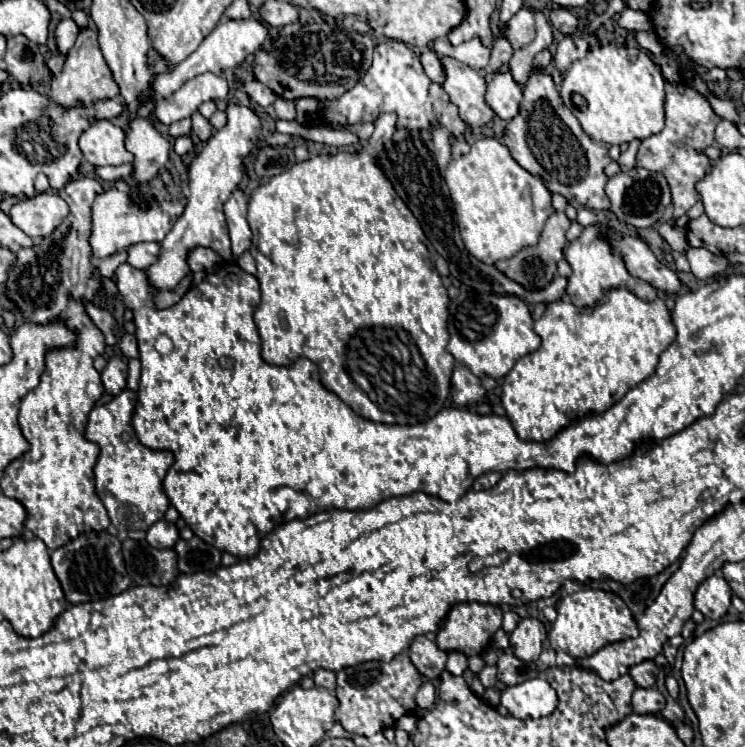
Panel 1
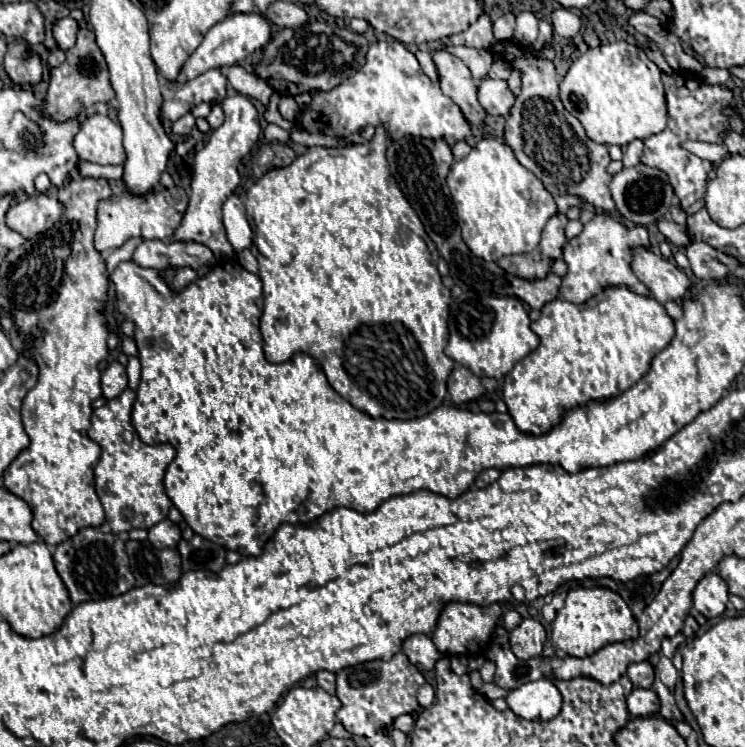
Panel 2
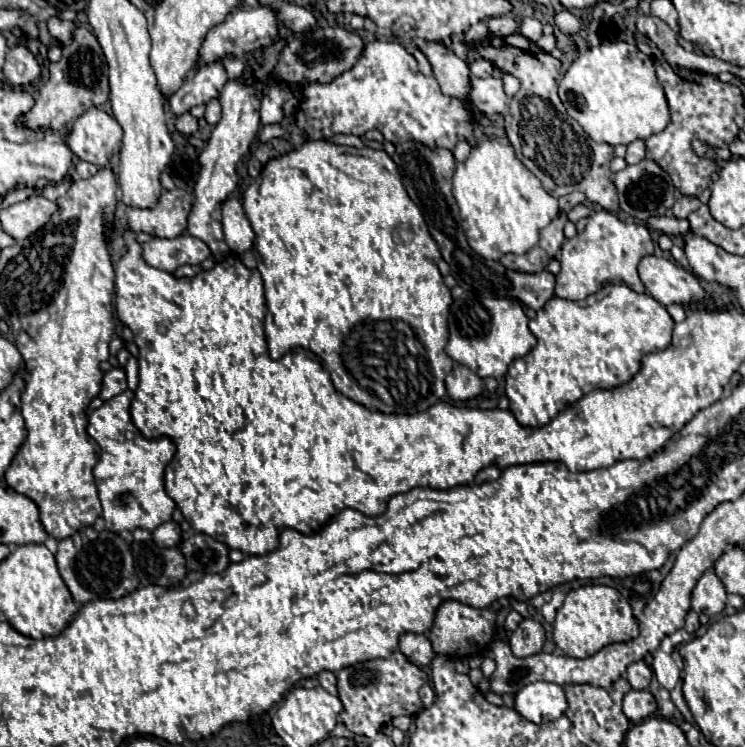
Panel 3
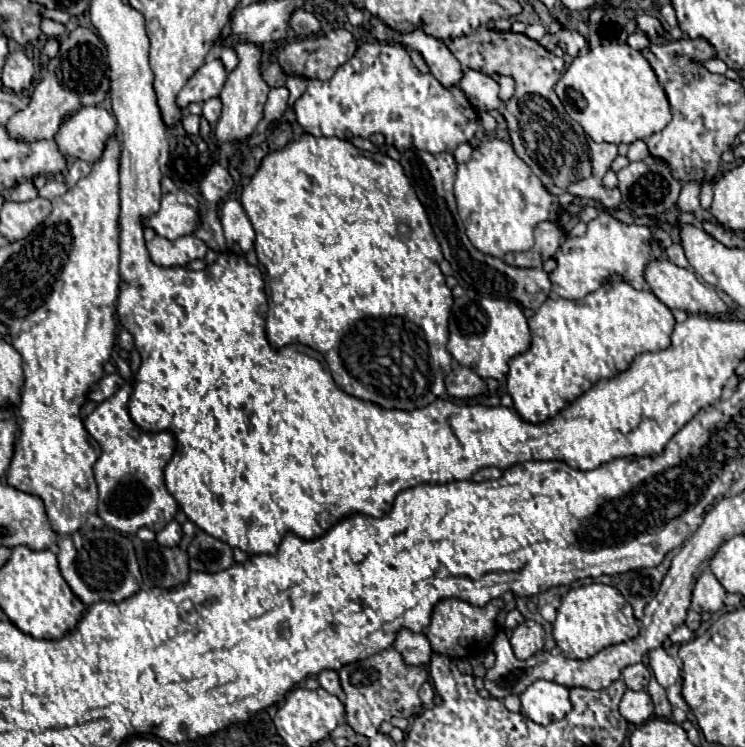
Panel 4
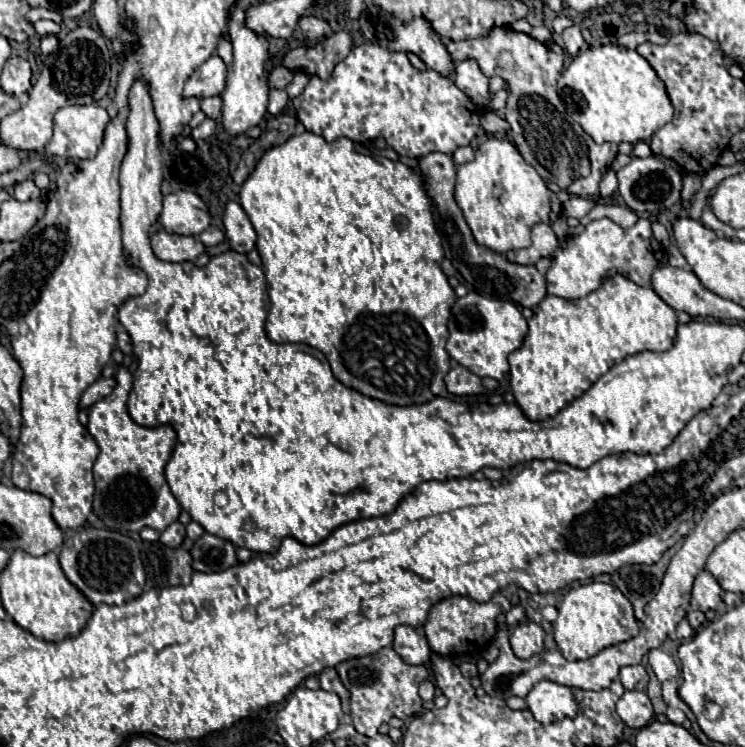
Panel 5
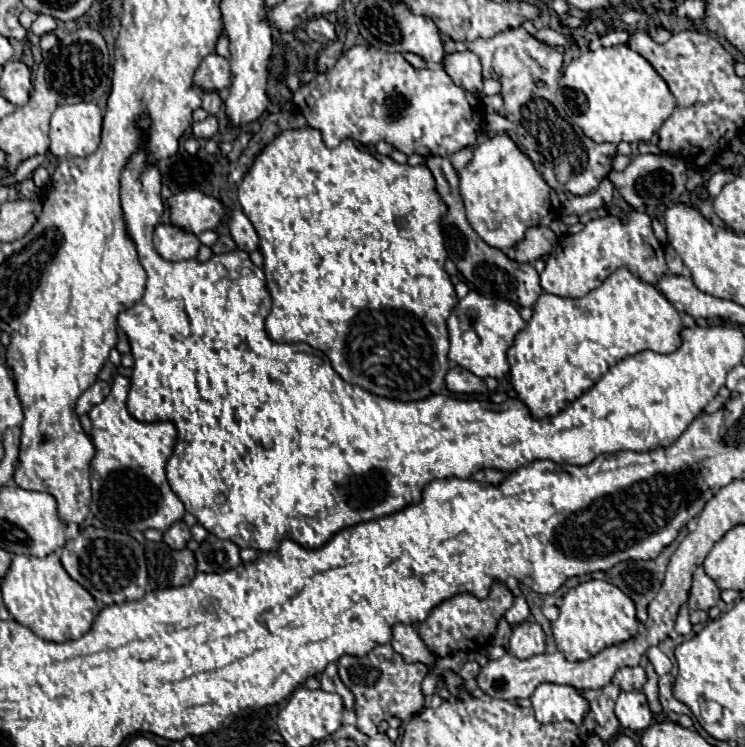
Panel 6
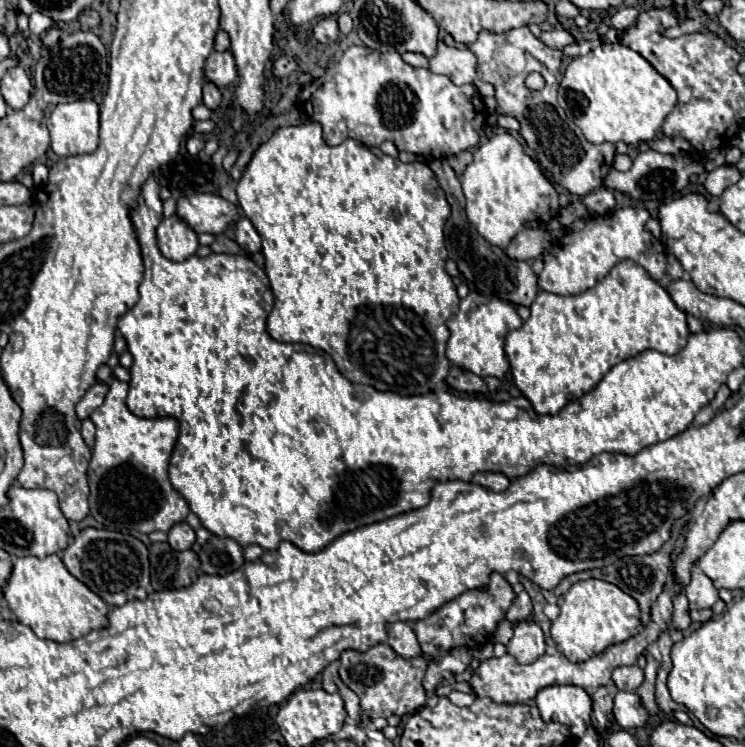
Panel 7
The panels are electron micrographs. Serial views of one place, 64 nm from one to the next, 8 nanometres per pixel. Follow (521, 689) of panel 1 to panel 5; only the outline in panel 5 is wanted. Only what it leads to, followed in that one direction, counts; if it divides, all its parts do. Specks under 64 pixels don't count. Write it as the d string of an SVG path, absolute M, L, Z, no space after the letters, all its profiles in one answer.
M542 680L526 696L528 708L540 724L550 724L562 718L574 718L578 714L578 702L572 688Z

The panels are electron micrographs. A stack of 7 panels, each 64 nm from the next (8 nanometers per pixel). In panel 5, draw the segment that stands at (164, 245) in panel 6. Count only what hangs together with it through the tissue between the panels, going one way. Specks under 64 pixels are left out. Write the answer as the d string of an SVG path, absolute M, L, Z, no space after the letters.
M158 230L152 236L152 250L160 260L186 262L186 260L196 260L206 248L194 236L180 236L180 234L170 234L166 230Z

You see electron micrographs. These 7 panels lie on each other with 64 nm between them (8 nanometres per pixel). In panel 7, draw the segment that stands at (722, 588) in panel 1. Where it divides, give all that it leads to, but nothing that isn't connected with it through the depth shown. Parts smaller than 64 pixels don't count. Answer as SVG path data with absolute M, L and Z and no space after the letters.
M692 566L690 582L684 588L684 594L686 594L688 602L690 602L690 610L712 608L714 602L718 600L718 590L714 588L712 580L698 566Z

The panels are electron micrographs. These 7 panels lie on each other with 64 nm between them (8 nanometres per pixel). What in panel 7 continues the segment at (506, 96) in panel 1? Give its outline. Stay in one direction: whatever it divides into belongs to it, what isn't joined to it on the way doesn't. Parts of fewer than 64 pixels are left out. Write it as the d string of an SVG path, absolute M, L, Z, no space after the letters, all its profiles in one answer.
M442 40L436 46L436 54L428 60L428 70L434 74L446 74L454 84L474 84L476 56L468 50L446 46Z

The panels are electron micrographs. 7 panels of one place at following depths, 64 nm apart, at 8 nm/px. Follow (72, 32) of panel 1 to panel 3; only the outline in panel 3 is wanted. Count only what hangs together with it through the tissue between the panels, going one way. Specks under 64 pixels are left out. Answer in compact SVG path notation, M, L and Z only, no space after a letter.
M52 18L48 20L48 32L52 38L56 38L60 44L66 44L68 40L72 40L72 32L74 32L74 22L64 22L60 18Z

